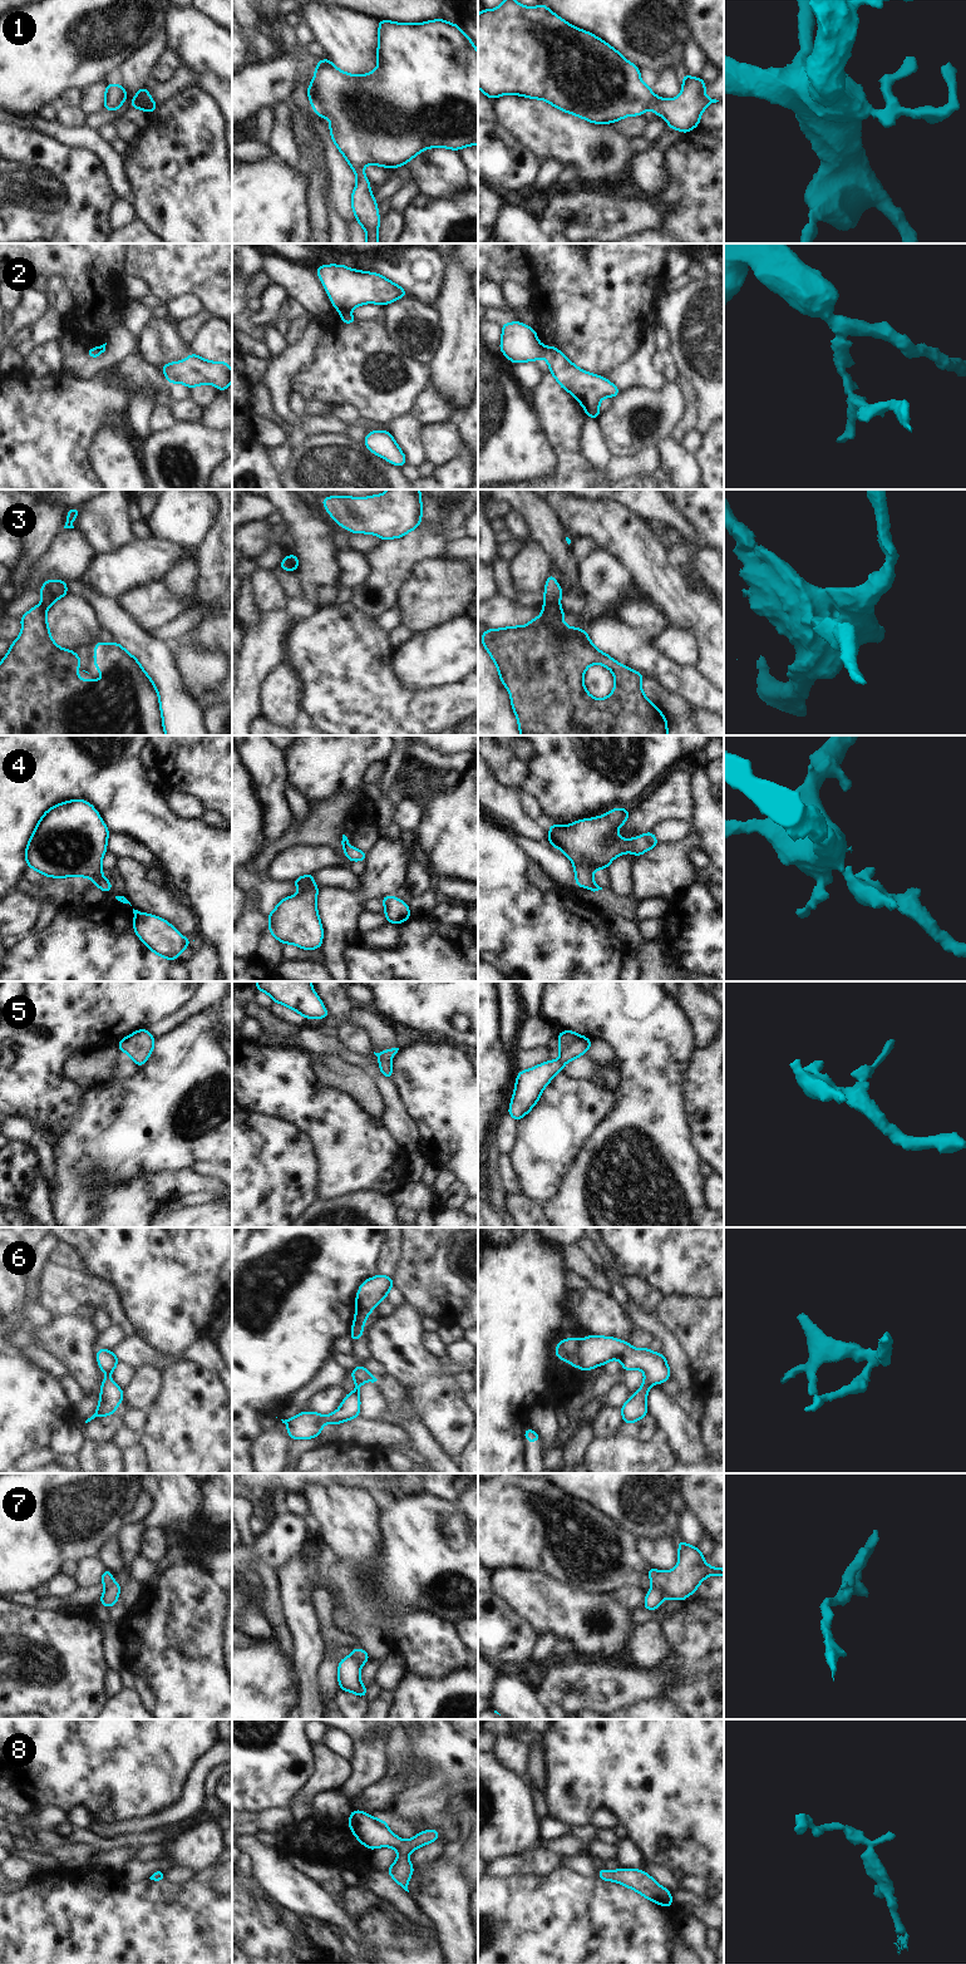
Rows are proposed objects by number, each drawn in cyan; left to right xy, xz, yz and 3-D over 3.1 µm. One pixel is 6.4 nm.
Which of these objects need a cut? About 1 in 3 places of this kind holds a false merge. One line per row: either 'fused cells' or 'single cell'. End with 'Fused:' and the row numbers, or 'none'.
1: single cell
2: fused cells
3: fused cells
4: single cell
5: single cell
6: single cell
7: fused cells
8: single cell
Fused: 2, 3, 7

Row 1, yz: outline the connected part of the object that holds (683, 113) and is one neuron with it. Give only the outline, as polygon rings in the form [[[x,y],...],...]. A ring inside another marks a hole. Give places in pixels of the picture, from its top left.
[[[504,0],[497,9],[482,9],[478,15],[478,88],[491,99],[503,94],[543,99],[553,107],[585,118],[590,123],[615,123],[629,115],[644,115],[651,108],[662,115],[670,128],[689,133],[700,124],[703,110],[719,100],[704,95],[703,78],[682,75],[682,92],[677,98],[662,99],[640,79],[640,69],[627,61],[616,49],[591,33],[572,26],[543,3],[527,8],[514,0]]]

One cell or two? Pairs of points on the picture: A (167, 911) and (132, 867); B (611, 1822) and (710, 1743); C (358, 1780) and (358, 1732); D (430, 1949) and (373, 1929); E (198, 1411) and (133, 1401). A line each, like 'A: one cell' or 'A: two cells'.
A: one cell
B: two cells
C: two cells
D: one cell
E: two cells

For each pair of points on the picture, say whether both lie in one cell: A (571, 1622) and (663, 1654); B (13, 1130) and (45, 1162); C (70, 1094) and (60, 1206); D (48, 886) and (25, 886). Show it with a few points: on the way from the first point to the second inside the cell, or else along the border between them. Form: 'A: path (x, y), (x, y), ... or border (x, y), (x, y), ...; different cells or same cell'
A: border (636, 1624), (631, 1632), (629, 1650); different cells
B: path (24, 1131), (44, 1151); same cell
C: border (82, 1098), (82, 1106), (67, 1128), (54, 1141); different cells
D: border (23, 877), (38, 886), (39, 896); different cells

